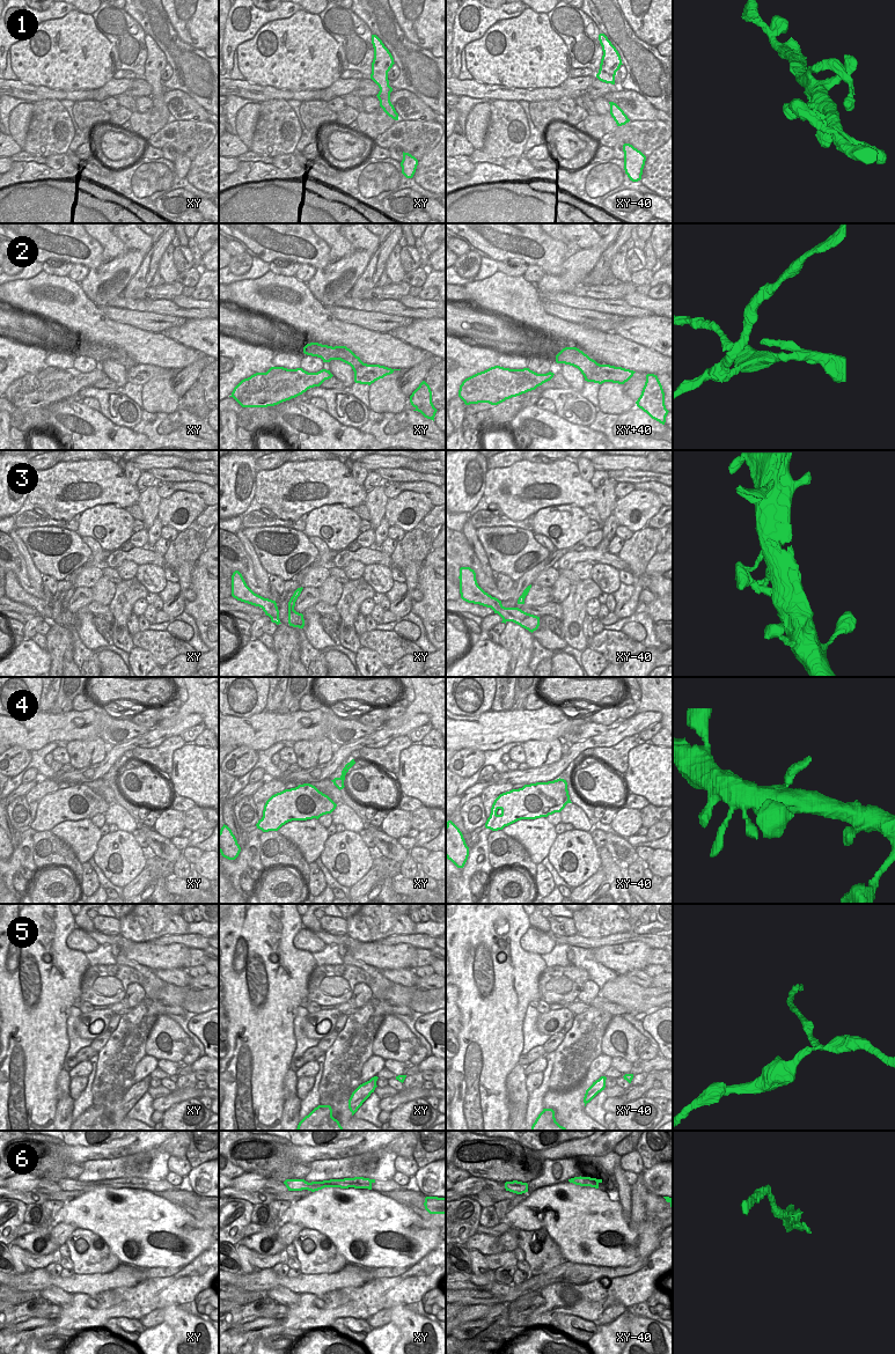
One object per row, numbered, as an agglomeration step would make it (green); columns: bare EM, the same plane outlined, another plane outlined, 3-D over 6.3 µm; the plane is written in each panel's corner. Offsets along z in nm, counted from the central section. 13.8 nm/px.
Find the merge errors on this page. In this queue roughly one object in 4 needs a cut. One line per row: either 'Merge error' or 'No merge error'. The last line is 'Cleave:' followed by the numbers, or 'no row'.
1: No merge error
2: Merge error
3: No merge error
4: No merge error
5: No merge error
6: Merge error
Cleave: 2, 6.

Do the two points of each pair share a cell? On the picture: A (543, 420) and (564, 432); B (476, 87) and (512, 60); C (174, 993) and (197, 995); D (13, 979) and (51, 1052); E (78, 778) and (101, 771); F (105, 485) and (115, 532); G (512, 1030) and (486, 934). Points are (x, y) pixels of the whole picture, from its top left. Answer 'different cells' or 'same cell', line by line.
A: same cell
B: different cells
C: same cell
D: same cell
E: same cell
F: different cells
G: same cell

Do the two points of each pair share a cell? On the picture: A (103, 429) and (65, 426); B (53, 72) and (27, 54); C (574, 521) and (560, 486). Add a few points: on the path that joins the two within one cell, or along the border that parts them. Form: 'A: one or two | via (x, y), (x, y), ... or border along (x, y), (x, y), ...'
A: one | via (94, 434), (82, 432), (74, 426)
B: one | via (46, 68), (34, 60)
C: two | border along (581, 507), (551, 505), (542, 508)

